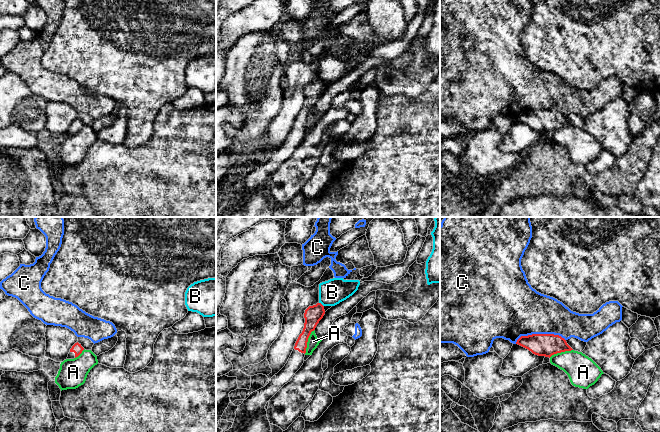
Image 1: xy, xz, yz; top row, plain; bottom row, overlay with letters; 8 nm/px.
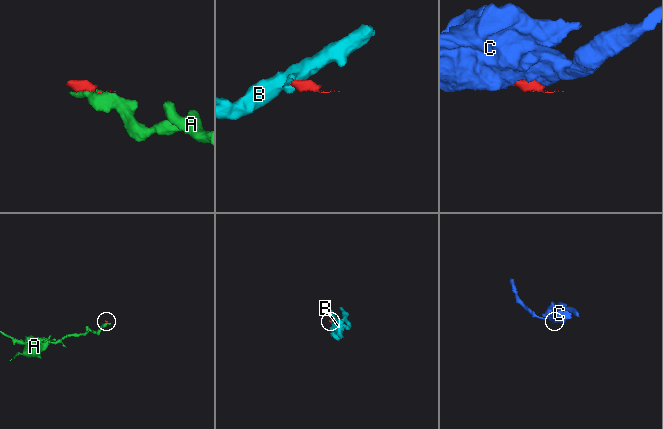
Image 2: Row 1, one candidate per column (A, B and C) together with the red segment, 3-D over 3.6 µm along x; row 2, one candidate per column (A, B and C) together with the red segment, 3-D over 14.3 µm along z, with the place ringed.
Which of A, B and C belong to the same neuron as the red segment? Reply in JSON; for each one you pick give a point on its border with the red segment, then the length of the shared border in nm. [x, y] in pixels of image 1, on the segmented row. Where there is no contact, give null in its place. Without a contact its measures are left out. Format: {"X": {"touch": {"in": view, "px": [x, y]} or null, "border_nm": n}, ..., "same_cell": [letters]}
{"same_cell": []}

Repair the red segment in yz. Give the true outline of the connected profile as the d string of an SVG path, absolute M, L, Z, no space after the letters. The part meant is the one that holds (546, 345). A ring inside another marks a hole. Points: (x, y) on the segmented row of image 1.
M532 334L521 336L516 344L538 356L551 357L554 354L573 350L564 338L554 334Z

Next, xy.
M78 342L75 343L70 349L67 359L74 359L78 357L82 353L83 350L84 348L81 346L81 344L79 344Z

